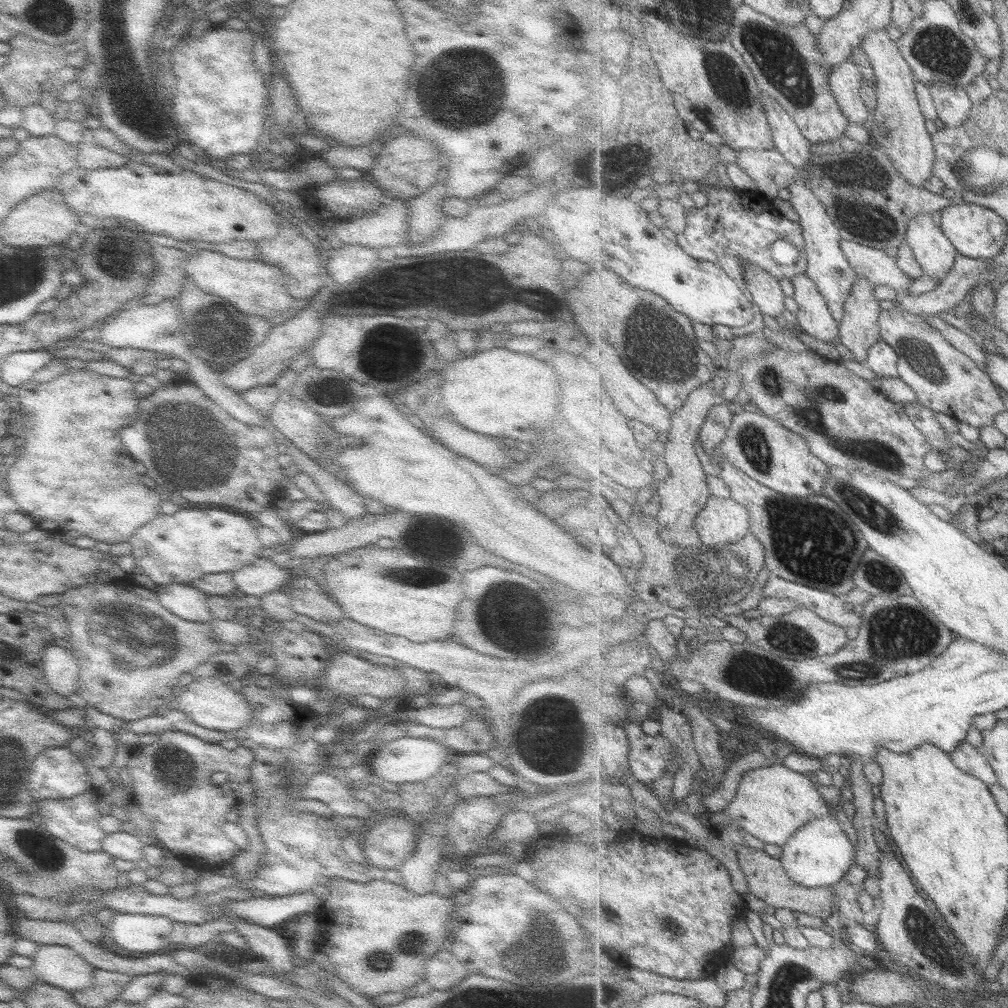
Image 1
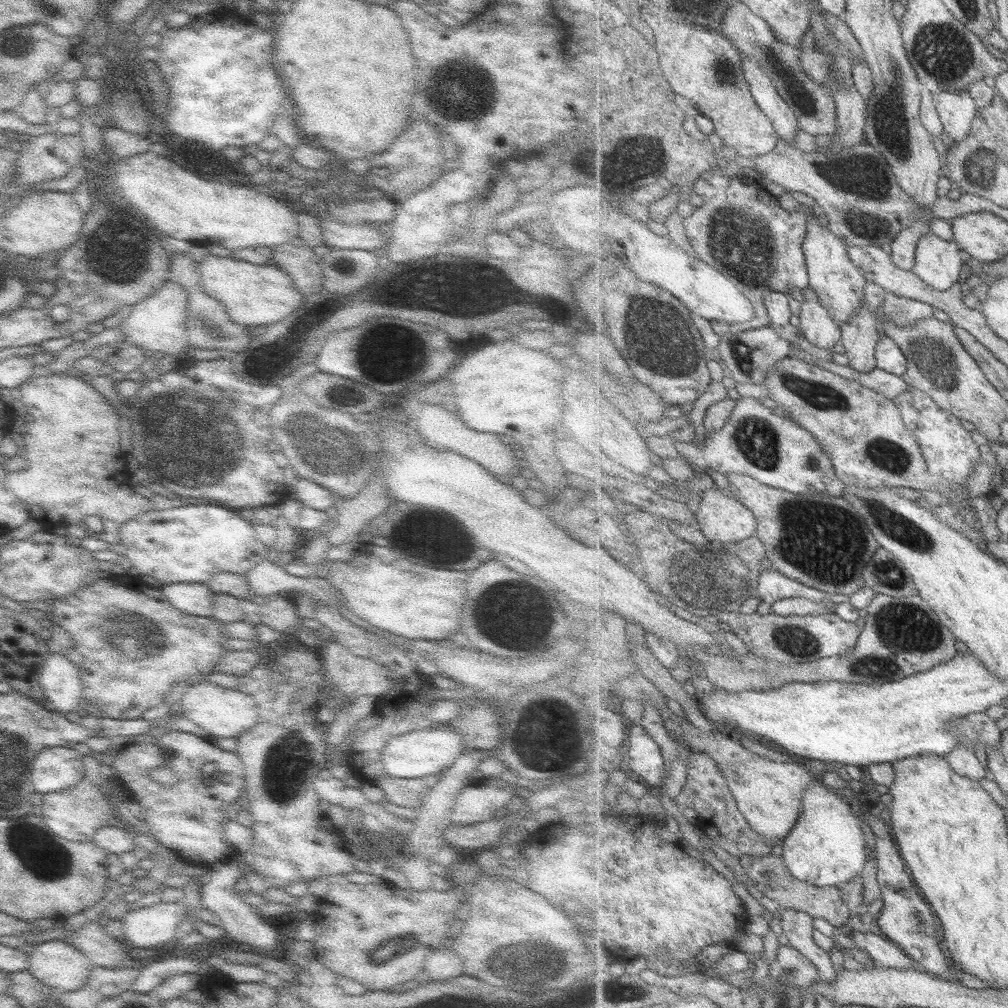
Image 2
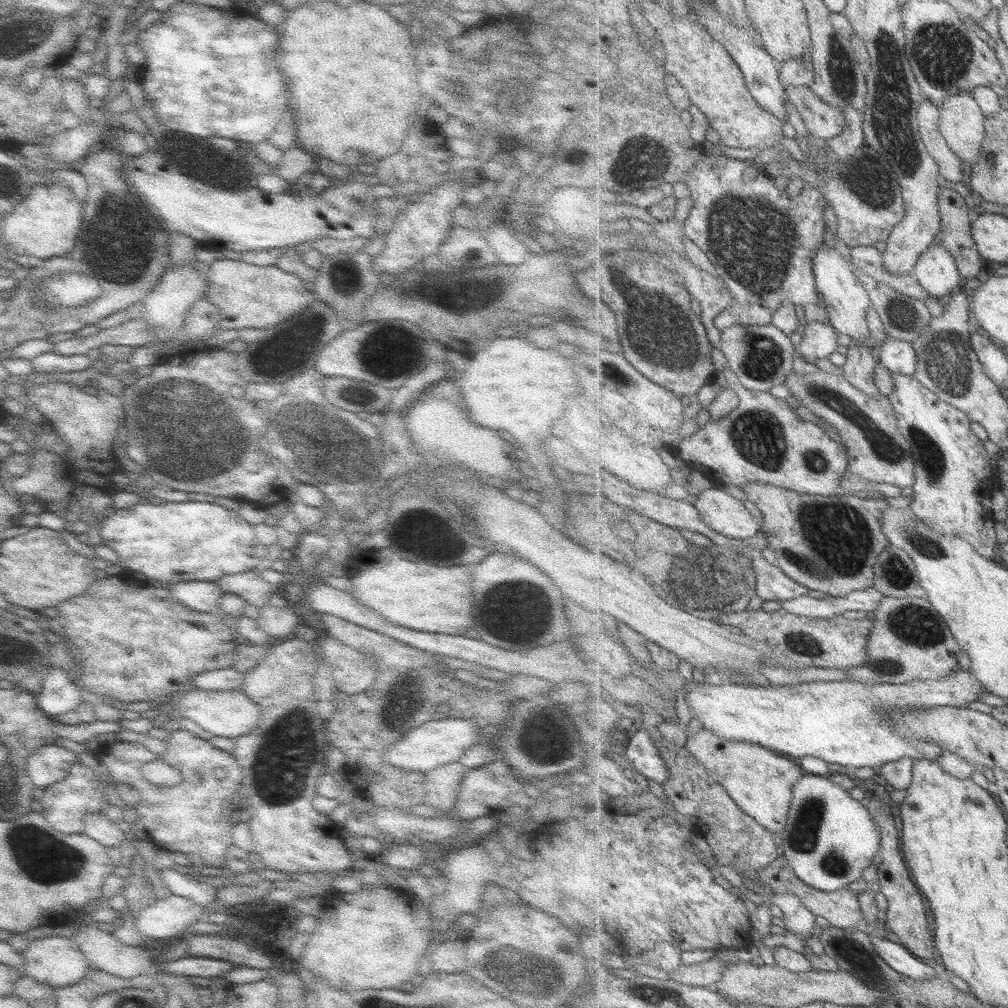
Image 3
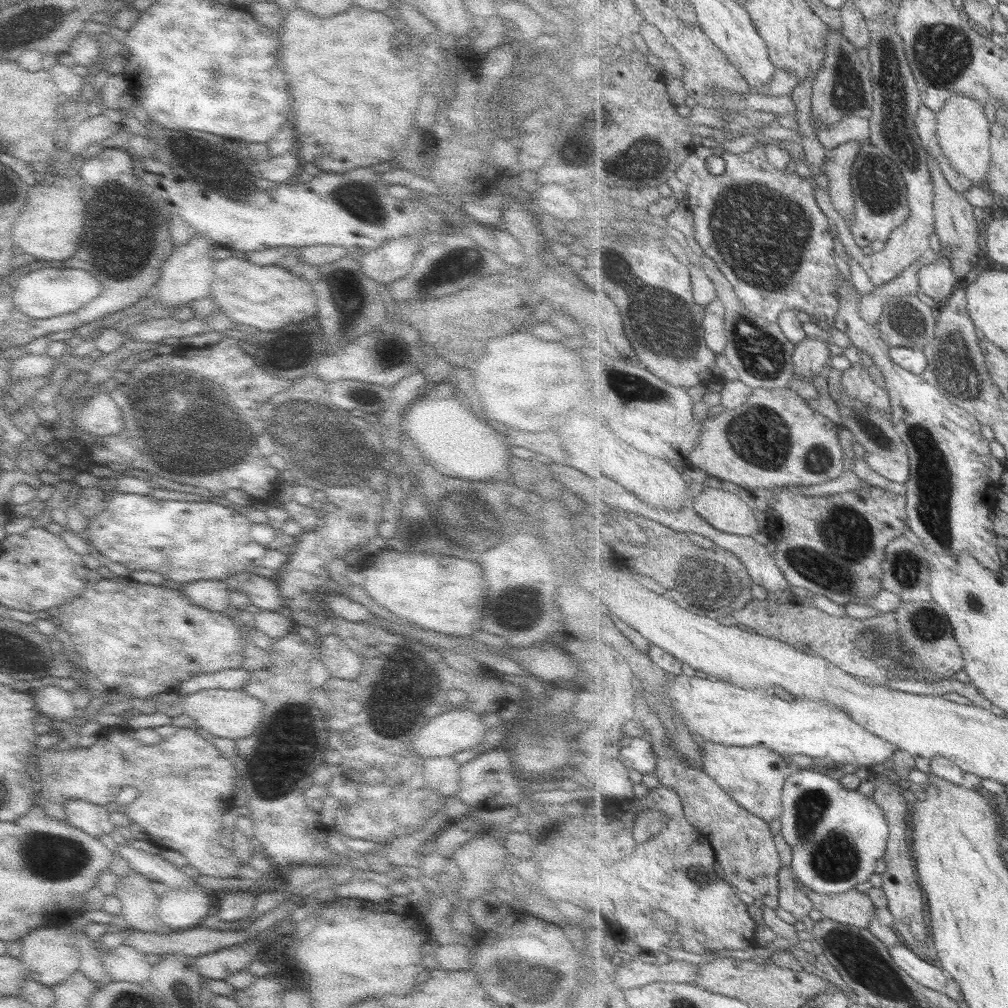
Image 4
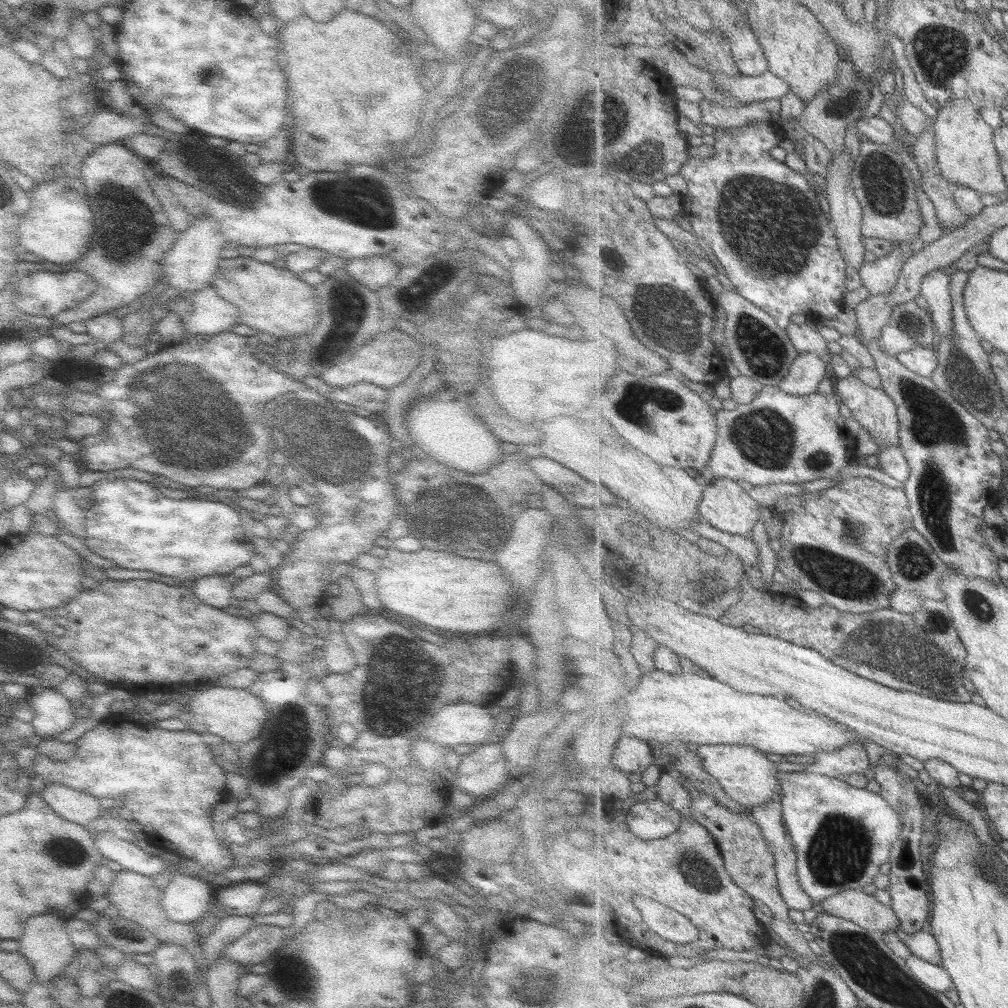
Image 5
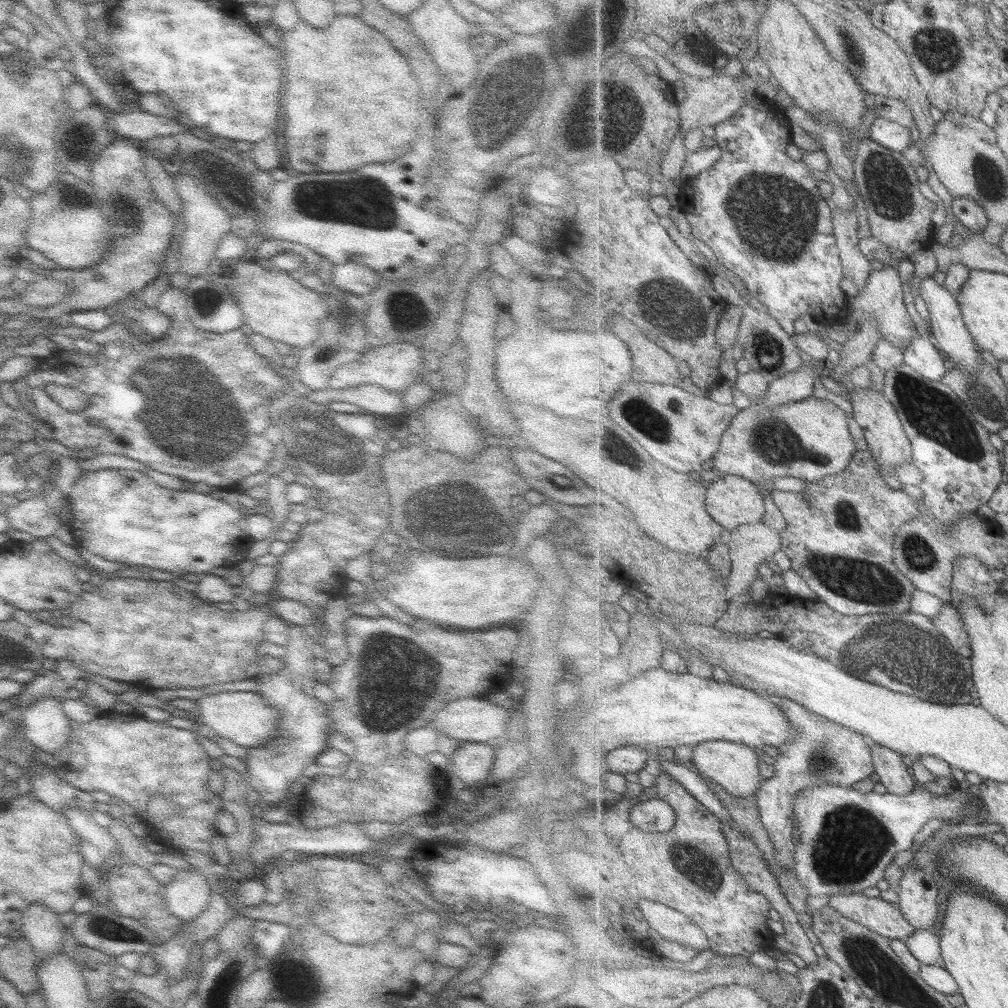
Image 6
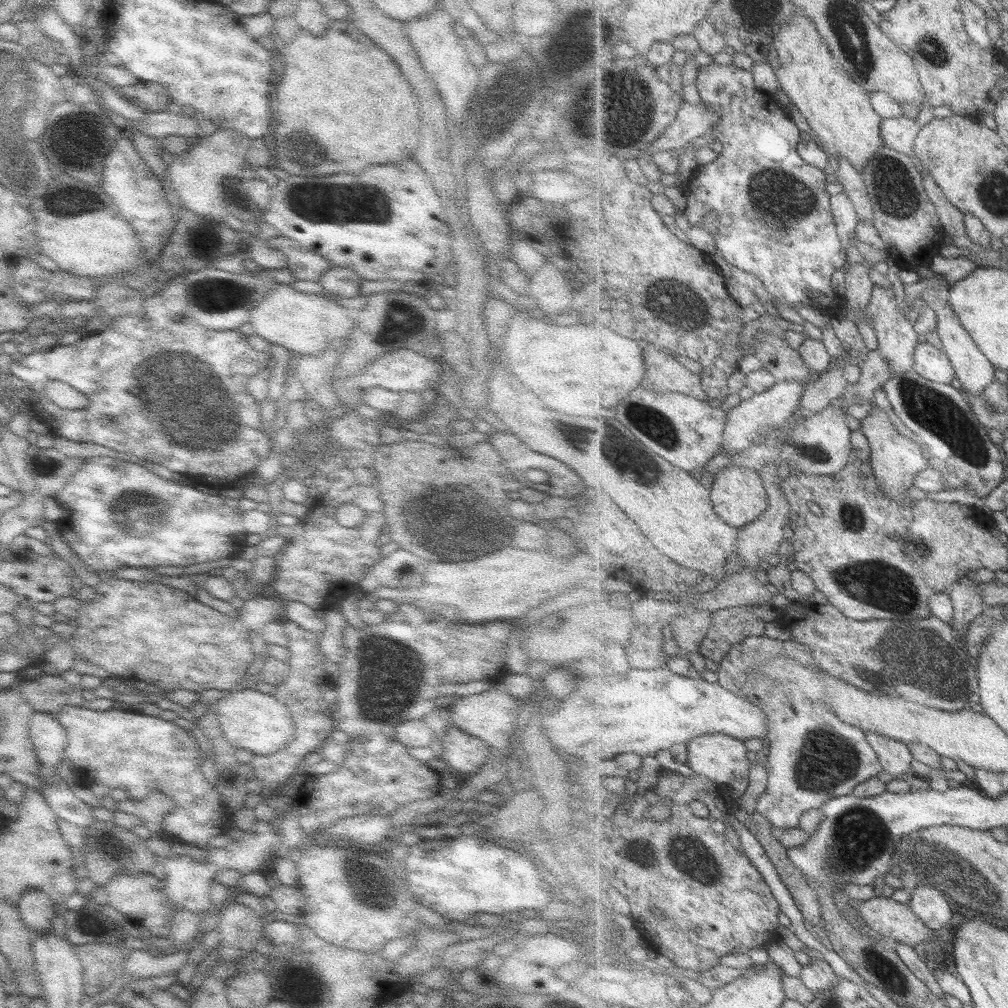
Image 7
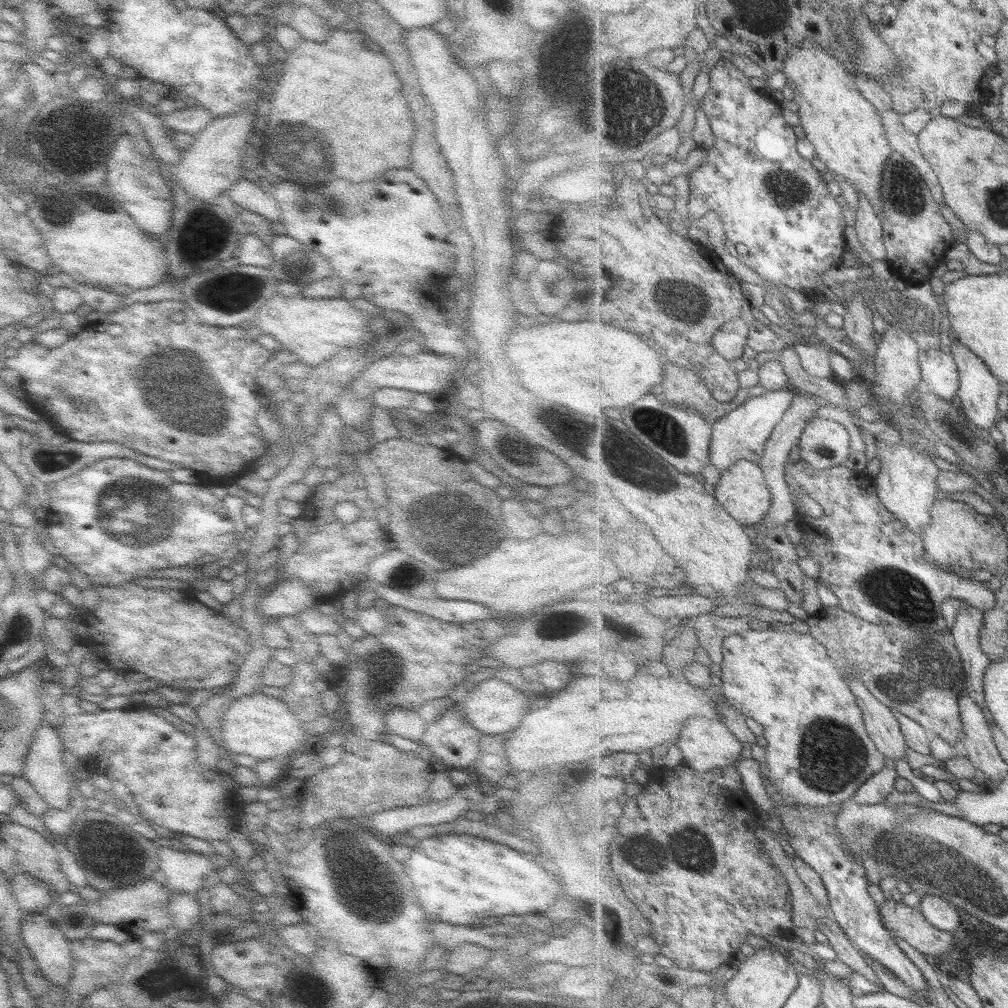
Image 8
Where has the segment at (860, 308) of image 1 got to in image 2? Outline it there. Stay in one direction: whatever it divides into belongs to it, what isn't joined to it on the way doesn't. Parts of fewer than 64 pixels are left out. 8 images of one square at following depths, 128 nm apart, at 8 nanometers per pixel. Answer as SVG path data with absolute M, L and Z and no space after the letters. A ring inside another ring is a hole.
M864 302L864 308L840 326L842 328L841 344L849 358L849 367L857 372L871 372L878 368L876 351L879 338L880 323L877 323L875 312L871 312Z

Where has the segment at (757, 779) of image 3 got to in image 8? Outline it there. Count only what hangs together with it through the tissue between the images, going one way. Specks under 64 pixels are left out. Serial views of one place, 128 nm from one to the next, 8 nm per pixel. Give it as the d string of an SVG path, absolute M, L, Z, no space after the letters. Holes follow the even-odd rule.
M694 718L688 721L682 728L675 745L683 755L684 764L699 772L734 767L735 761L741 756L741 750L746 747L742 740L739 740L739 737L735 736L735 733L722 721L709 720L709 718Z

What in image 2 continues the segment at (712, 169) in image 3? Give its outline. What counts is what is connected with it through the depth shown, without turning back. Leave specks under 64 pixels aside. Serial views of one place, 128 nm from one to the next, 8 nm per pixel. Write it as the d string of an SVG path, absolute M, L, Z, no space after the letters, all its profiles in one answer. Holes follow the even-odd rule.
M721 165L704 172L691 187L698 196L689 217L684 219L684 230L698 258L715 266L736 282L742 293L754 304L753 318L742 323L711 321L714 332L722 337L727 333L761 328L770 323L766 294L789 290L803 291L810 287L803 243L807 237L810 207L799 207L787 212L779 206L758 181L745 182L735 177L733 167Z

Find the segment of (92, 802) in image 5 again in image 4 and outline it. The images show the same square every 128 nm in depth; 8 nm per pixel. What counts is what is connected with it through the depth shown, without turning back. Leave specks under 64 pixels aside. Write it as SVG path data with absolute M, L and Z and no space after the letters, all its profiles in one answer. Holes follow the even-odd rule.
M70 800L63 803L63 817L71 827L79 828L89 836L100 838L103 835L112 835L117 826L113 826L110 818L113 814L107 812L101 805L88 803L86 800Z

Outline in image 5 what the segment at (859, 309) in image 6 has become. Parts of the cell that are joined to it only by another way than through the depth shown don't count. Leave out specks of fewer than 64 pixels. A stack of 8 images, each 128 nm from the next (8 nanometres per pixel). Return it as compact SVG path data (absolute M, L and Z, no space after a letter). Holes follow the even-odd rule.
M911 243L892 246L891 254L877 258L874 262L865 262L859 269L862 285L873 296L890 294L898 284L903 266L912 256Z

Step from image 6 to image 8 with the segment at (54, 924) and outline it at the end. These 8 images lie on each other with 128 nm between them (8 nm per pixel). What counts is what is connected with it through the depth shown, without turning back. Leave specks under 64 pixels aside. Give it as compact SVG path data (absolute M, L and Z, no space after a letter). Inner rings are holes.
M27 873L15 874L10 885L24 914L44 912L54 897L45 884Z

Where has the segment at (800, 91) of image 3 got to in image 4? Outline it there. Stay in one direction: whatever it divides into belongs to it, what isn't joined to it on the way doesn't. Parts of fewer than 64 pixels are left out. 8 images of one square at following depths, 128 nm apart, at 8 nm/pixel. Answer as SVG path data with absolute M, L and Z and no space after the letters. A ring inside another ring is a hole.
M857 115L845 117L833 126L818 126L816 124L817 138L826 150L832 150L840 144L851 140L864 144L871 138L871 123L868 119Z

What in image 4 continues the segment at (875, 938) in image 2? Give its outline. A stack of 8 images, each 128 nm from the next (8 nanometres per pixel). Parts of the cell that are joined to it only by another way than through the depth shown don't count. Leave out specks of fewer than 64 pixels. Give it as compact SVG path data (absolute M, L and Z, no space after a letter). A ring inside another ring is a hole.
M898 944L889 950L892 954L891 958L897 962L898 966L919 981L919 984L942 993L945 992L948 979L941 968L926 962L909 946Z

